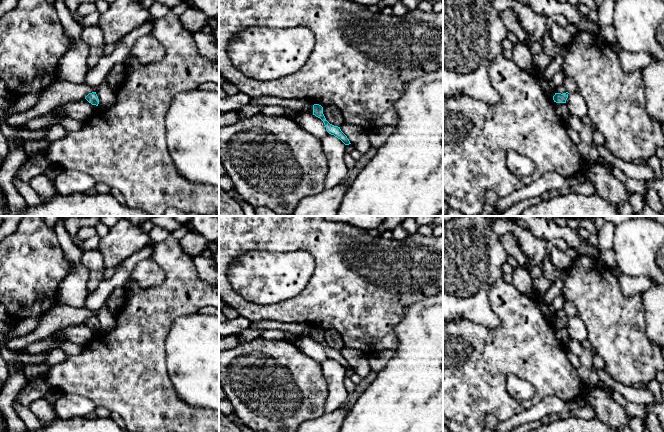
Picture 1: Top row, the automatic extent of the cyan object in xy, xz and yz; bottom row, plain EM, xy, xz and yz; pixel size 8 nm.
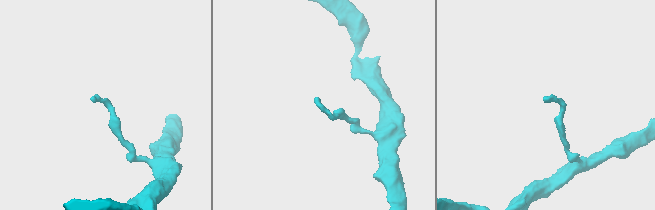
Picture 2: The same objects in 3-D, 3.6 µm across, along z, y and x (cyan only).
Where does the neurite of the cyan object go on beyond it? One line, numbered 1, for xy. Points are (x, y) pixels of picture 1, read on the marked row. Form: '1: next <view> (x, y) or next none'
1: next none

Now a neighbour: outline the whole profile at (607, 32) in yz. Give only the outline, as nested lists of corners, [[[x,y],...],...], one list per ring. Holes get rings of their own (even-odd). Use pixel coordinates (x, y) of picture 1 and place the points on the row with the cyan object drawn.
[[[614,24],[601,25],[599,34],[607,41],[608,44],[612,45],[617,43]]]

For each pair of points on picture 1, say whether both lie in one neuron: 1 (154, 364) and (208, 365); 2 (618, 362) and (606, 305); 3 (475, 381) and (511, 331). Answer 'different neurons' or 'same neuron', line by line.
1: different neurons
2: same neuron
3: same neuron

